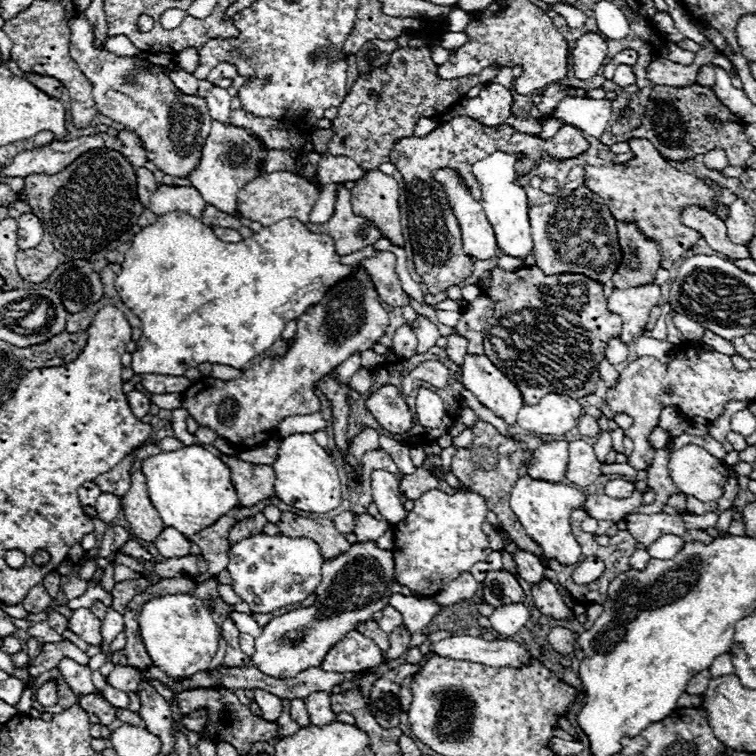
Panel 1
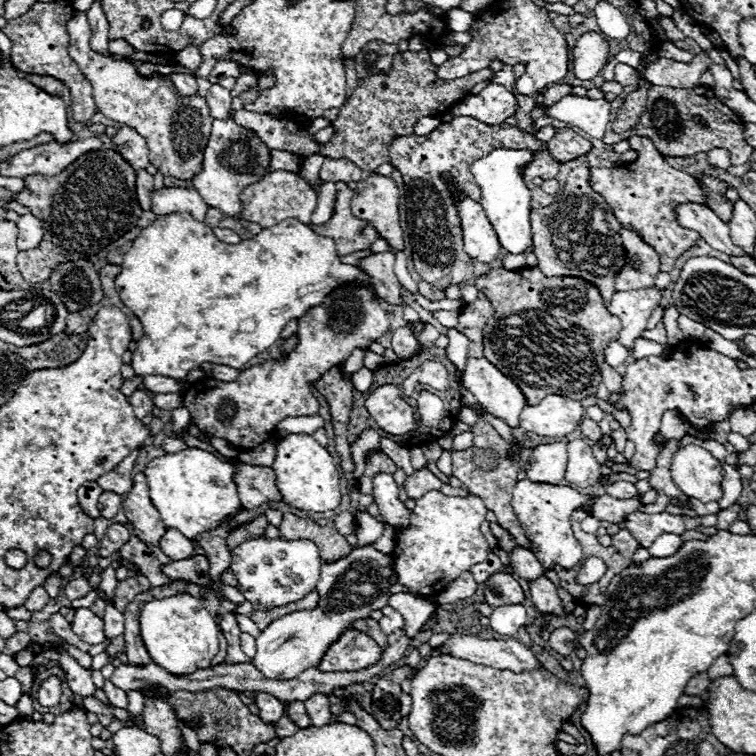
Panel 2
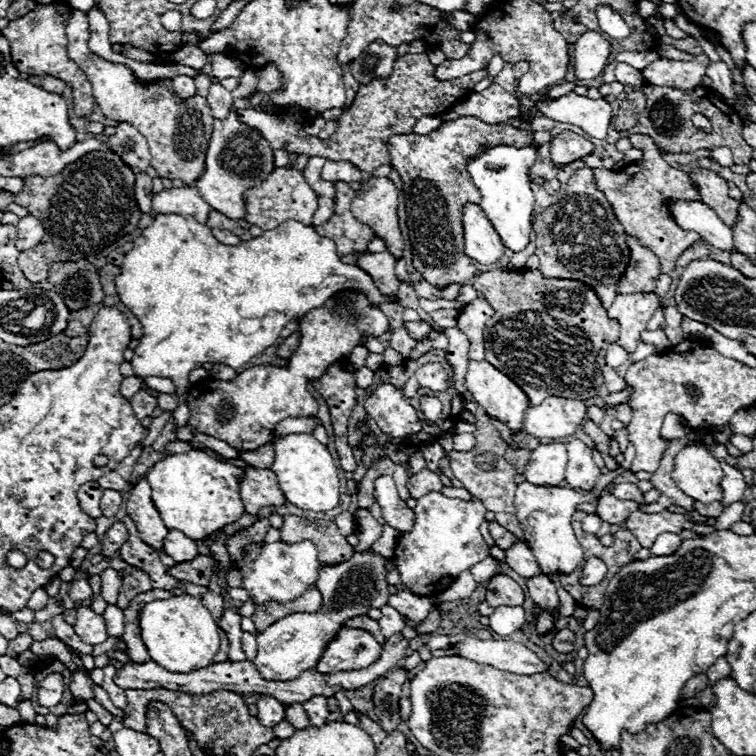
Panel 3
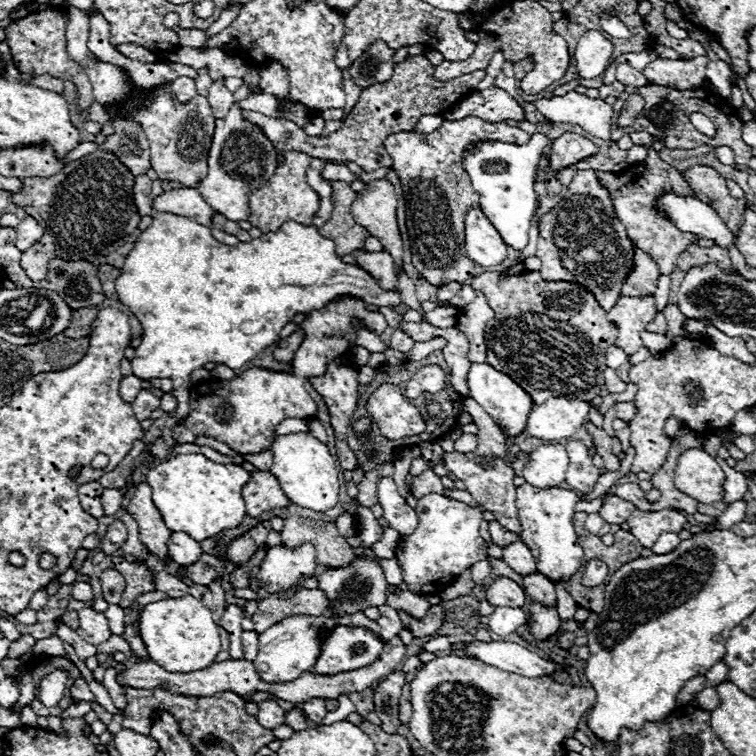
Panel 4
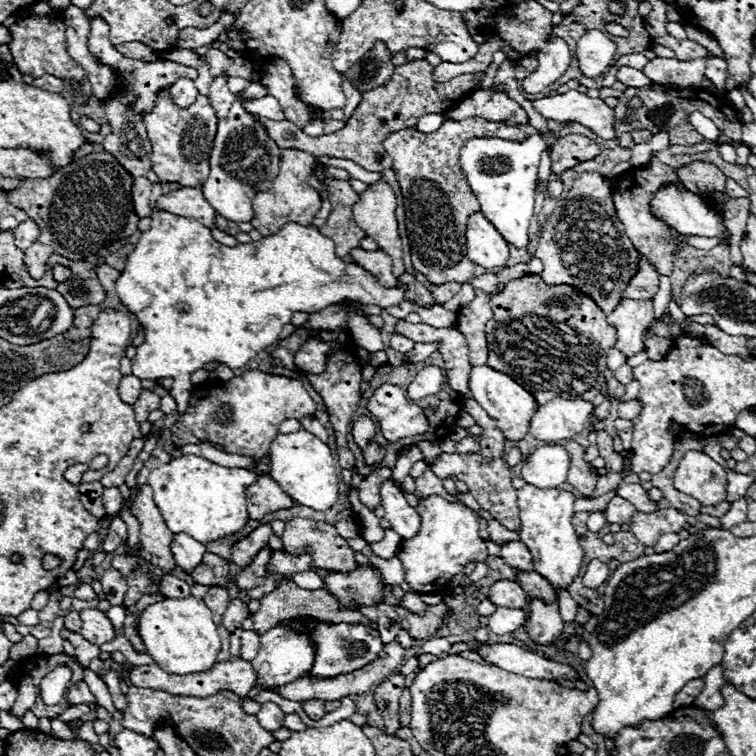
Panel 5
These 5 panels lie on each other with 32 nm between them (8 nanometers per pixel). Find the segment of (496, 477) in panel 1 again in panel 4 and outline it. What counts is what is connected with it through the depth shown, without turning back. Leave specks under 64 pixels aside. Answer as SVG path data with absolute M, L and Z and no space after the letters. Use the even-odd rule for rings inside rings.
M464 398L462 402L462 410L466 410L472 418L474 424L478 426L478 450L476 452L468 452L468 454L460 454L460 452L452 452L452 454L442 454L440 464L434 466L434 472L442 478L448 474L454 474L458 480L462 480L468 488L468 492L474 496L474 500L478 504L482 504L484 510L494 512L494 518L510 532L520 534L520 520L518 520L518 508L516 508L516 486L512 482L514 478L514 470L510 468L510 464L504 460L506 454L506 438L502 434L502 430L494 424L494 420L480 408L478 402L474 402L472 398Z

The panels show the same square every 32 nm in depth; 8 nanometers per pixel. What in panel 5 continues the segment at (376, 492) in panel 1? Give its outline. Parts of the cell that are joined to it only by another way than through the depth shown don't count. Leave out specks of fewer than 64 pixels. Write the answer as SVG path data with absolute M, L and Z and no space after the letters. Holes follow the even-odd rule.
M386 480L380 486L380 496L382 496L382 506L386 510L384 518L390 522L392 530L406 540L410 536L416 536L420 528L420 516L416 508L406 502L404 494L394 486L392 480Z

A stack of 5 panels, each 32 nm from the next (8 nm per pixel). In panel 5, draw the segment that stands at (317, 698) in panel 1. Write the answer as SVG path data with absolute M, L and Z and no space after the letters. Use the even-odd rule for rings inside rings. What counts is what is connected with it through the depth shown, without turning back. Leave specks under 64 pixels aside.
M306 700L304 712L306 712L312 720L320 720L320 718L326 714L326 712L324 712L324 702L322 702L322 700Z

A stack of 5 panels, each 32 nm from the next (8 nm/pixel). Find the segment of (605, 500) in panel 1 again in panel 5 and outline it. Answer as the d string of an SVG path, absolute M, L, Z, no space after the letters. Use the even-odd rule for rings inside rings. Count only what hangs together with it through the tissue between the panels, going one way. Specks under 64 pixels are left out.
M616 496L610 500L608 508L604 510L604 516L606 516L608 524L614 524L614 522L616 524L628 524L630 516L634 516L634 512L636 512L636 508L628 500Z

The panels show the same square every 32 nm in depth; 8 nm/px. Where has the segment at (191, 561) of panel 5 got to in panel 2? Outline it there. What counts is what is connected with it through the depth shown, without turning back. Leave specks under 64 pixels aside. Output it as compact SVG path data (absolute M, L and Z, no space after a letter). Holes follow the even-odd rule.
M168 528L166 534L162 536L160 550L174 560L186 560L186 558L194 556L194 540L182 536L182 532L178 532L174 528Z

